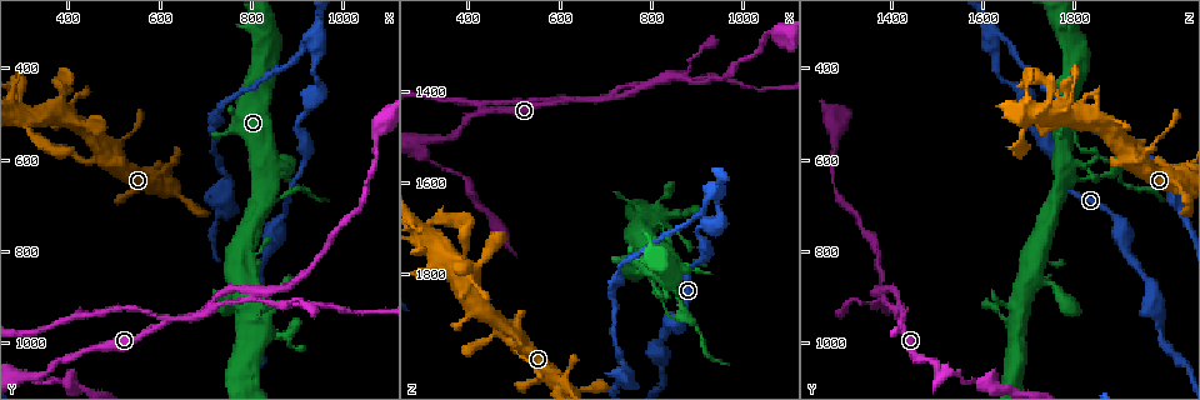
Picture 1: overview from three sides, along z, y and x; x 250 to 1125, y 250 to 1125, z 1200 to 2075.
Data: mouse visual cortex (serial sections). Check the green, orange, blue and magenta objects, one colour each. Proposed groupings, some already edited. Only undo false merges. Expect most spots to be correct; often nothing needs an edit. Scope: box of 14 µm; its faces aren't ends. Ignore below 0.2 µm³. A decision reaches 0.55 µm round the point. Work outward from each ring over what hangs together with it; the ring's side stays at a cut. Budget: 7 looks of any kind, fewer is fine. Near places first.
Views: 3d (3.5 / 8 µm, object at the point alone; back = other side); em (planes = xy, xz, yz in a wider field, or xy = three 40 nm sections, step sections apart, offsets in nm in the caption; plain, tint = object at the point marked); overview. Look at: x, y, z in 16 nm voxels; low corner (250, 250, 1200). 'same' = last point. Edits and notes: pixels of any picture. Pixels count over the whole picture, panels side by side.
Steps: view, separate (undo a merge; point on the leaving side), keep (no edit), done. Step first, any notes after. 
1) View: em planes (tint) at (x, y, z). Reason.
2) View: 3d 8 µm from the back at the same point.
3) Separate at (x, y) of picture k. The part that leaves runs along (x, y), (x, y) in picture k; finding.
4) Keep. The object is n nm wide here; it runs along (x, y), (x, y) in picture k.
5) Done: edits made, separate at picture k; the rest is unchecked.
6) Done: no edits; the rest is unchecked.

View: 3d 3.5 µm from the back at (615, 950, 1415). Three arms meet.

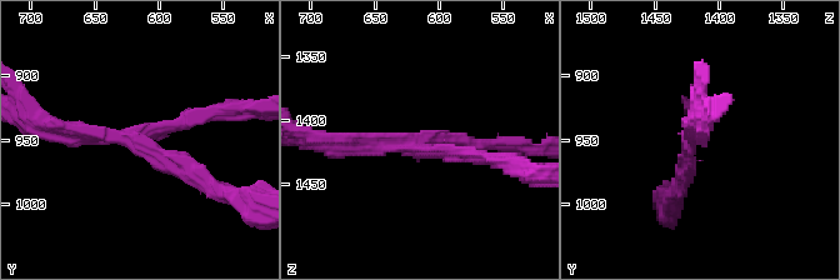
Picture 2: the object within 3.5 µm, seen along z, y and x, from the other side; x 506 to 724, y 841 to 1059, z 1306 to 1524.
View: em planes (tint) at (622, 948, 1420). 3 arms meet here; the arms are 150, 200, 200 nm wide; need the tissue.

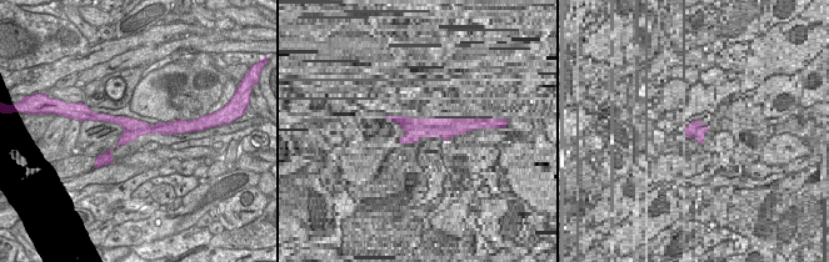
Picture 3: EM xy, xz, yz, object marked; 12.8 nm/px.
Separate at (470, 141) of picture 2. A border runs along (150, 125), (145, 129), (125, 131) in picture 3; two cells meet here.

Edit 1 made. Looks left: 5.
View: overview. Redraw.

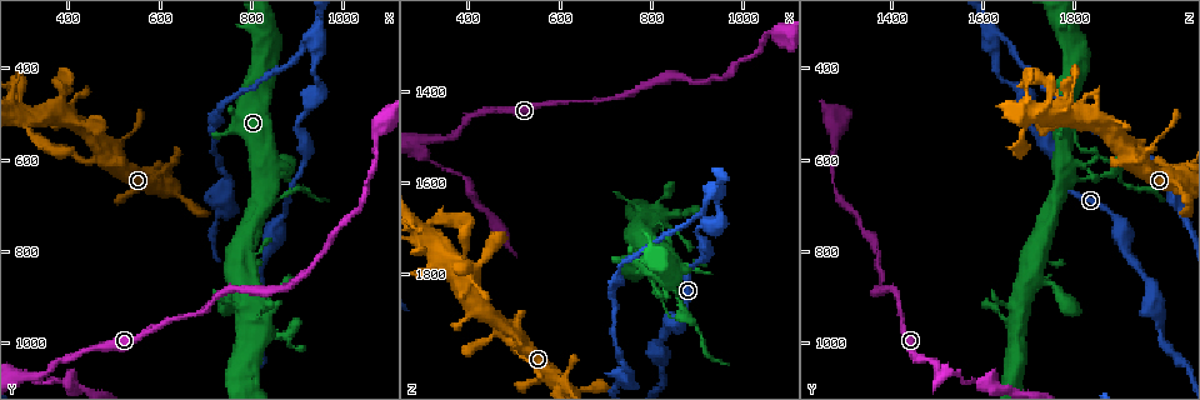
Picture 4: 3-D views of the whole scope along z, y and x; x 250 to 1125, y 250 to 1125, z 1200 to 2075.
View: 3d 3.5 µm at (905, 525, 1705). Thin neck.

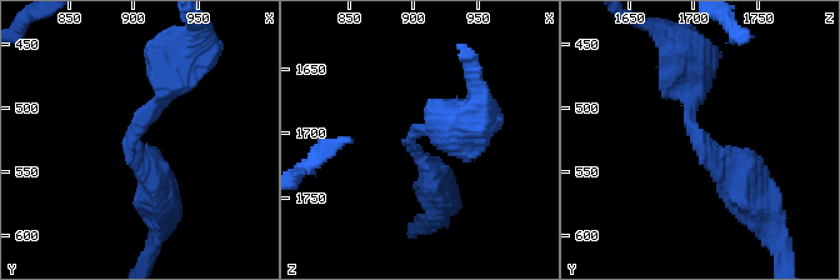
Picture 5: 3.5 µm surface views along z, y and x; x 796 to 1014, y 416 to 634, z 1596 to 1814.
View: em xy step 2 (tint) at (904, 518, 1700). The arms are 300, 400 nm wide.

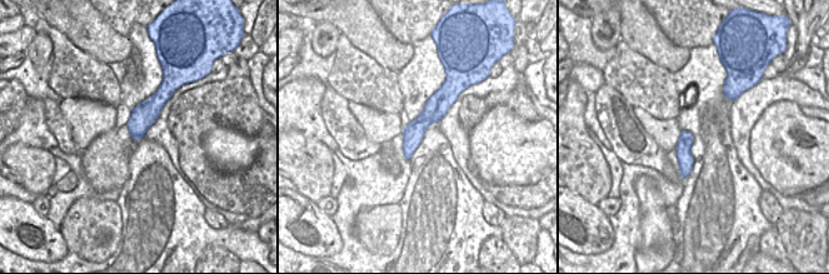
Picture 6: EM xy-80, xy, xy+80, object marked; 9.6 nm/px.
Keep. It runs along (743, 189), (691, 128), (689, 63) in picture 5; all the same cell.

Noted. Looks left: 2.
View: 3d 3.5 µm at (935, 315, 1620). Two arms in line, one across.

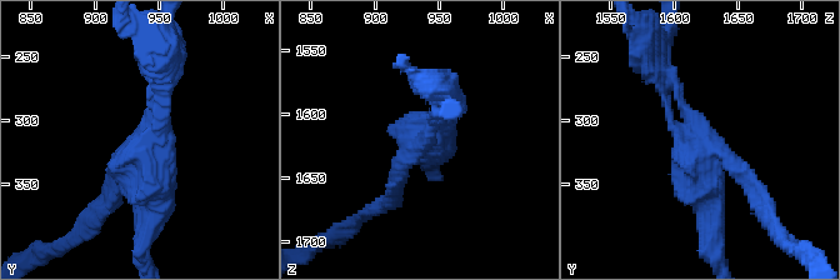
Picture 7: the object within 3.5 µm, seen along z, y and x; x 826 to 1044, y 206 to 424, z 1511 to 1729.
View: em xy step 3 (tint) at (942, 318, 1616). Shape alone is not enough.

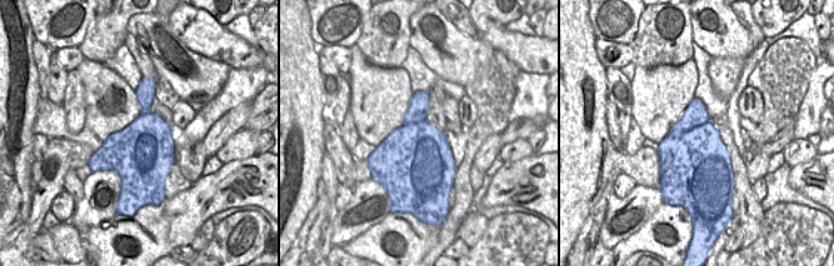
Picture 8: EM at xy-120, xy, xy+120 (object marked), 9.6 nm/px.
Separate at (109, 195) of picture 7. The part that leaves runs along (718, 154), (765, 200), (784, 239) in picture 7; a second cell is stuck on.

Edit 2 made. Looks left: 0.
Done: edits made, separate at picture 2, separate at picture 7; the rest is unchecked.

